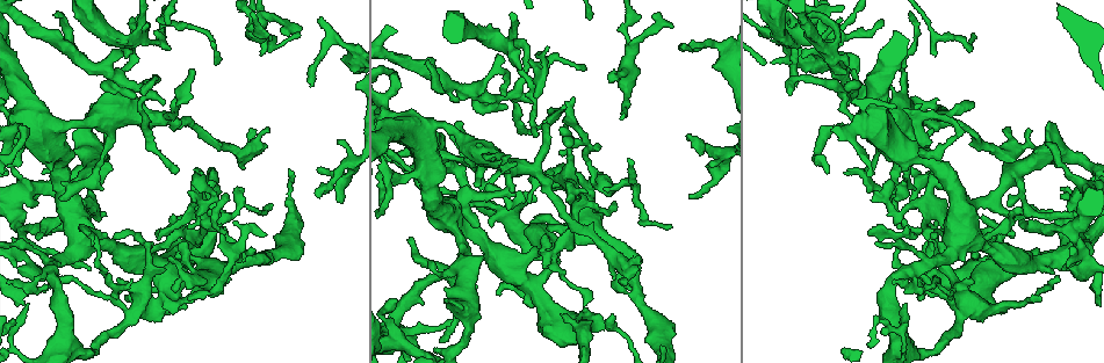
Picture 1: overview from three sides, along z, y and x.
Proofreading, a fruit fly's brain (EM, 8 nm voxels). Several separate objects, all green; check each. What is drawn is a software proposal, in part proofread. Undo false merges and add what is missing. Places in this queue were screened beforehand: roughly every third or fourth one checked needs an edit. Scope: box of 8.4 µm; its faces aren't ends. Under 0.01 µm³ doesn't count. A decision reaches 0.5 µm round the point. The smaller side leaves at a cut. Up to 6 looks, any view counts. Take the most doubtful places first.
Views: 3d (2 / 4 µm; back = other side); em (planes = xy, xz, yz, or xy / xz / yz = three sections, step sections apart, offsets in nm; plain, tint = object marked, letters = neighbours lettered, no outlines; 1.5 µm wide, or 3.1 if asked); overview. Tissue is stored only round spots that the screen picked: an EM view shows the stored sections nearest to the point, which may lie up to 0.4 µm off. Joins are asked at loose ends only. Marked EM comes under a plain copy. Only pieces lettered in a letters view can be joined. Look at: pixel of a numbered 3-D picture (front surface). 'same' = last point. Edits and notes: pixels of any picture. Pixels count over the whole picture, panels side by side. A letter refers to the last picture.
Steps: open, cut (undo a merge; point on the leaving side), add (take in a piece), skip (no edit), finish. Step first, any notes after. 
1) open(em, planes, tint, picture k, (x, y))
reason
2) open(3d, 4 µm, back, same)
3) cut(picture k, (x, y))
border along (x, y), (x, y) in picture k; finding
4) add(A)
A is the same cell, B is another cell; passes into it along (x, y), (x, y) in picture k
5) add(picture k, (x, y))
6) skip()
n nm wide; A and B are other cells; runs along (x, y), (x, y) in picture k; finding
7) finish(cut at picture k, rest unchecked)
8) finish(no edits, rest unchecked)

open(3d, 2 µm, picture 1, (262, 24))
sudden change in width

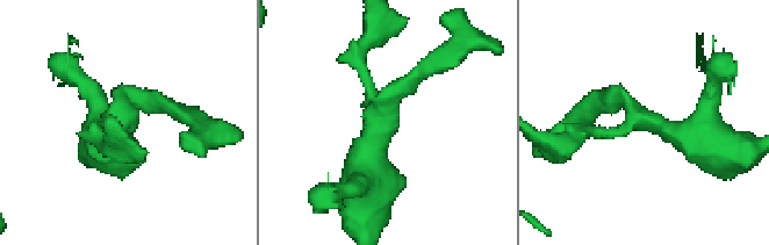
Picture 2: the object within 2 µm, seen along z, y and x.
open(em, planes, tint, picture 2, (638, 123))
4 arms

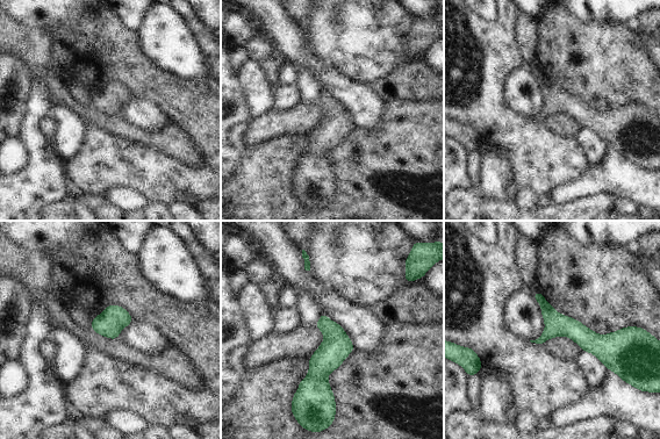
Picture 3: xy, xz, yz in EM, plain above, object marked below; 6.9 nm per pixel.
open(em, planes, letters, same)

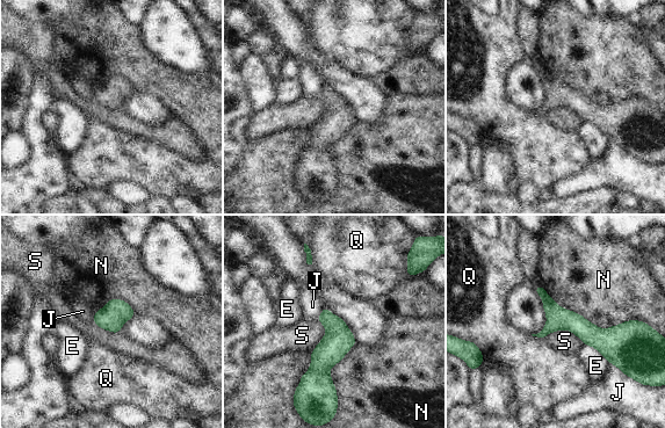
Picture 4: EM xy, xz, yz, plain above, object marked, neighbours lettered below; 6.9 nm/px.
skip()
160 nm wide; E, J, N, Q and S are other cells; border along (543, 339), (568, 329), (584, 343) in picture 4; all the same neuron

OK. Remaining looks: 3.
open(3d, 4 µm, picture 1, (708, 166))
thin end

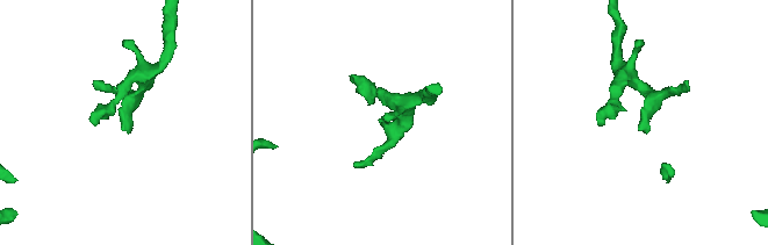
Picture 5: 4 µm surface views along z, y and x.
open(em, planes, letters, picture 5, (124, 127))

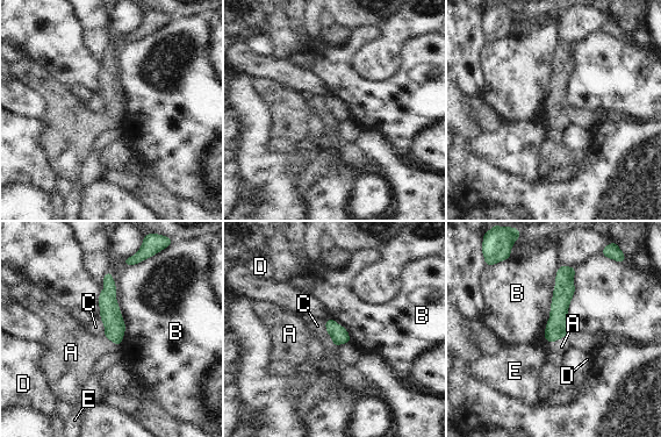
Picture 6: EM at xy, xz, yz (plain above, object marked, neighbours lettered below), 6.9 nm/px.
add(A)
120 nm wide; A is the same cell, B, C, D and E are other cells; passes into it along (557, 327), (558, 339), (561, 346) in picture 6; the neuron continues

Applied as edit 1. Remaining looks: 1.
finish(add at picture 6, rest unchecked)

